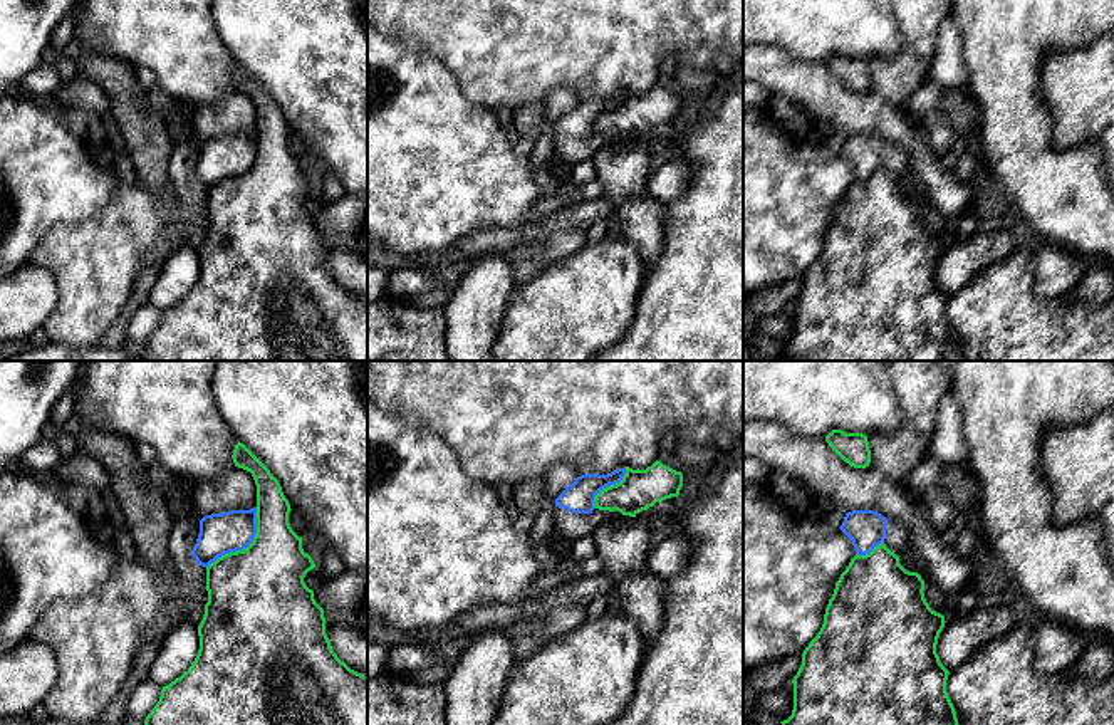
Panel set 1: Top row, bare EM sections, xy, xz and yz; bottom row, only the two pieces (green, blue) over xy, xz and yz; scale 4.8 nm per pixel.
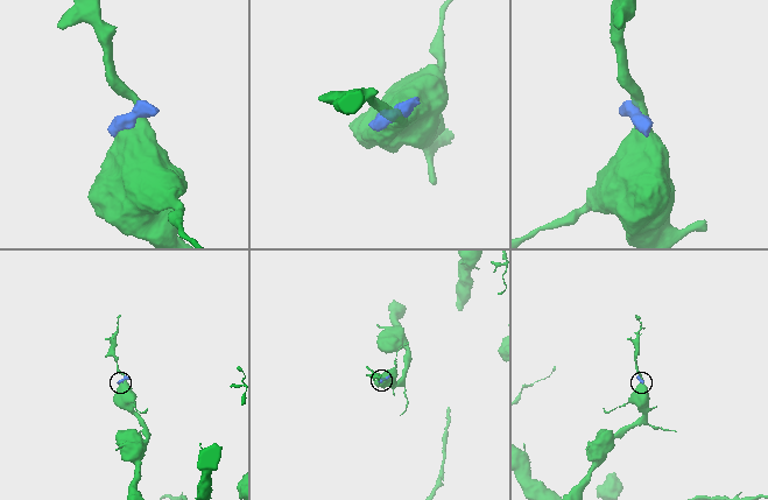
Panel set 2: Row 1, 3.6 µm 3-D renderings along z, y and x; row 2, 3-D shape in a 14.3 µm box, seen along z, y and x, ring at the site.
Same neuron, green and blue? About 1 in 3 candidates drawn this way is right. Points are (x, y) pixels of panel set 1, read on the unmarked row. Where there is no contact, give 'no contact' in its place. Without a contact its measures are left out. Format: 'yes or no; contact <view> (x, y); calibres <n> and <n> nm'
no; contact xy (247, 172); calibres 480 and 200 nm

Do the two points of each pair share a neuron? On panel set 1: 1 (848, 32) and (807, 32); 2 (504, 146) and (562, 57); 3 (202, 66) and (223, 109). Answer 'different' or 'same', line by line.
1: same
2: different
3: different

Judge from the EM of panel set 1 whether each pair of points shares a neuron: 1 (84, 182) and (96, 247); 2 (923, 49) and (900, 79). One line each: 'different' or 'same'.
1: different
2: same

